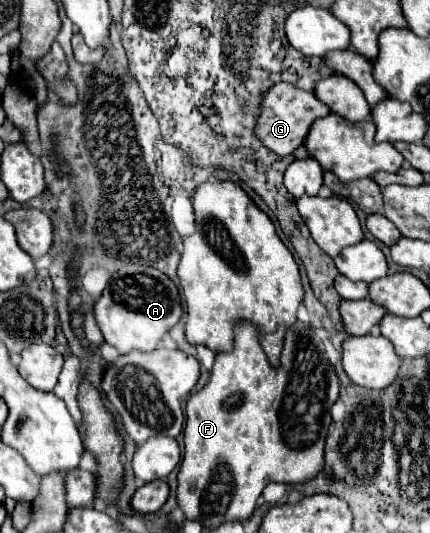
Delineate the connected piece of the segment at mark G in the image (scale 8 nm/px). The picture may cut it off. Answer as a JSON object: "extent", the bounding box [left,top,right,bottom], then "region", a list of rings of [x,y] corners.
{"extent":[254,83,330,157],"region":[[[278,83],[272,85],[260,101],[260,115],[256,119],[256,127],[254,127],[254,135],[262,141],[264,147],[268,147],[272,153],[280,155],[280,157],[288,157],[292,155],[306,139],[306,133],[310,129],[310,125],[318,119],[318,117],[326,117],[330,113],[330,109],[326,109],[326,105],[322,105],[322,101],[318,101],[314,97],[314,93],[298,89],[292,83]]]}

